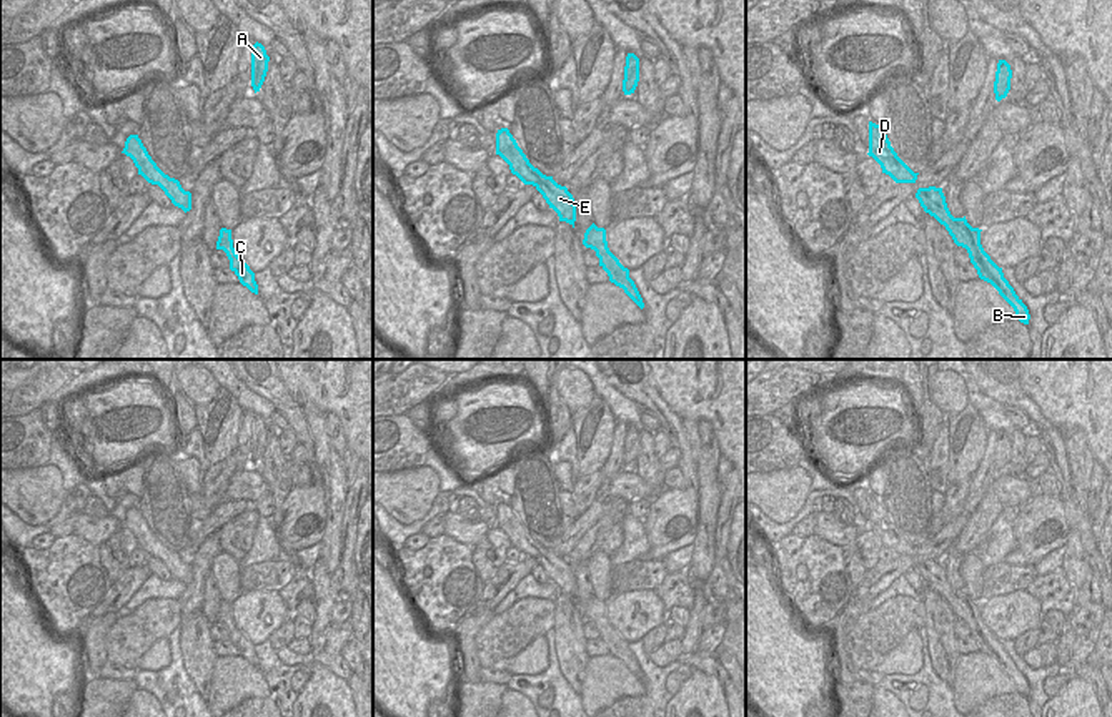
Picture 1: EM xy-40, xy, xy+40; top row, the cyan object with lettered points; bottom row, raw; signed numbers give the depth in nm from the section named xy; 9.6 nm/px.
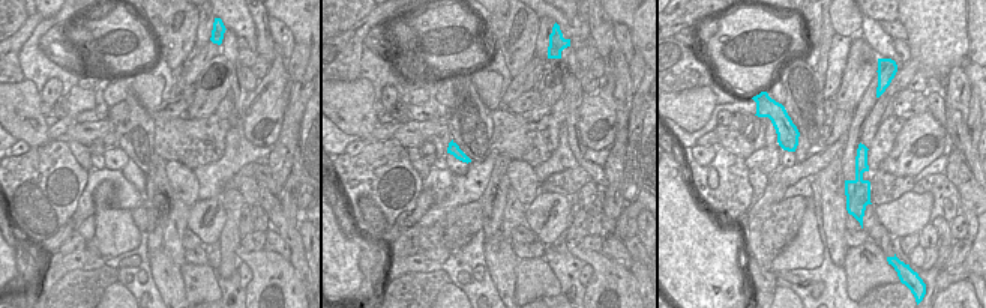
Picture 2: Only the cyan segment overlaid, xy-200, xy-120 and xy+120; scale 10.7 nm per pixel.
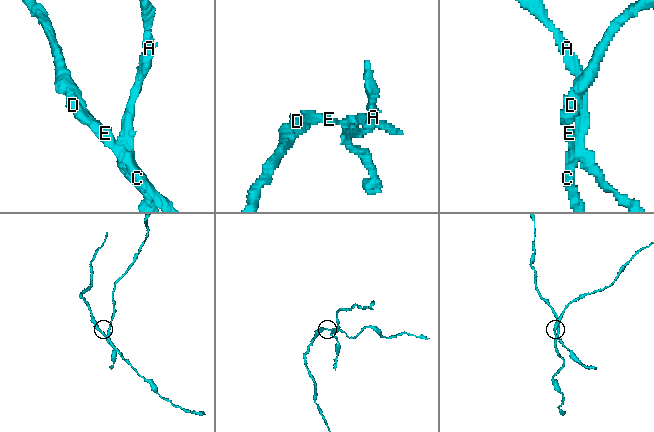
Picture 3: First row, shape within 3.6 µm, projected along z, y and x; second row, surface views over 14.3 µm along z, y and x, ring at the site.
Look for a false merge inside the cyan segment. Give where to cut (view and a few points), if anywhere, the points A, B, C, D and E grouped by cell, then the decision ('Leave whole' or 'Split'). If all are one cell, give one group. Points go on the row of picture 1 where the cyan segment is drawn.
Split along xy+40 (966, 223), (966, 230), (979, 238). Groups: A / B C D E. Split

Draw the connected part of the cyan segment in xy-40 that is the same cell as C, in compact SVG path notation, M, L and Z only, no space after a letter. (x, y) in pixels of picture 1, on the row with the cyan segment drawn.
M220 235L216 241L216 250L223 250L230 260L230 269L238 276L240 283L246 286L251 293L258 294L258 284L255 281L255 273L250 266L236 255L233 248L231 235Z

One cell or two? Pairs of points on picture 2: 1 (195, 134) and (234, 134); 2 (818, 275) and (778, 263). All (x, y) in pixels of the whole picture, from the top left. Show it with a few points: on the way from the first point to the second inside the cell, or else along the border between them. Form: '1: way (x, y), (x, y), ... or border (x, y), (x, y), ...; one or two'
1: border (231, 119), (224, 154), (207, 164); two
2: border (824, 248), (824, 257), (818, 266), (788, 271); two

